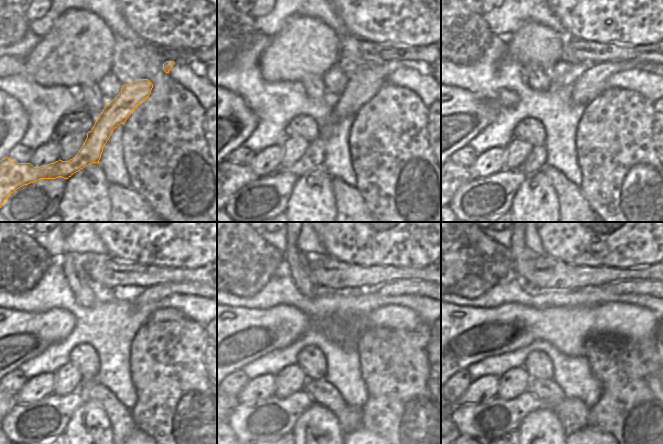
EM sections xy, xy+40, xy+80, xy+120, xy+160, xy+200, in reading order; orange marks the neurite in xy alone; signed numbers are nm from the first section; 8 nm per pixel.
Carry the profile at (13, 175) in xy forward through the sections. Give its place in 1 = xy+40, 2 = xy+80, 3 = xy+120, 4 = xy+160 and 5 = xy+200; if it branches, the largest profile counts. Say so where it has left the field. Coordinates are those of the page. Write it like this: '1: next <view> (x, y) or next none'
1: next xy+40 (361, 87)
2: next xy+80 (593, 82)
3: next xy+120 (151, 294)
4: next xy+160 (407, 286)
5: next xy+200 (625, 286)

